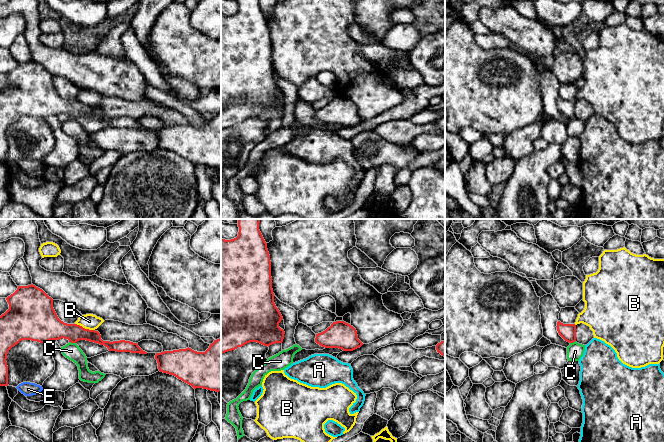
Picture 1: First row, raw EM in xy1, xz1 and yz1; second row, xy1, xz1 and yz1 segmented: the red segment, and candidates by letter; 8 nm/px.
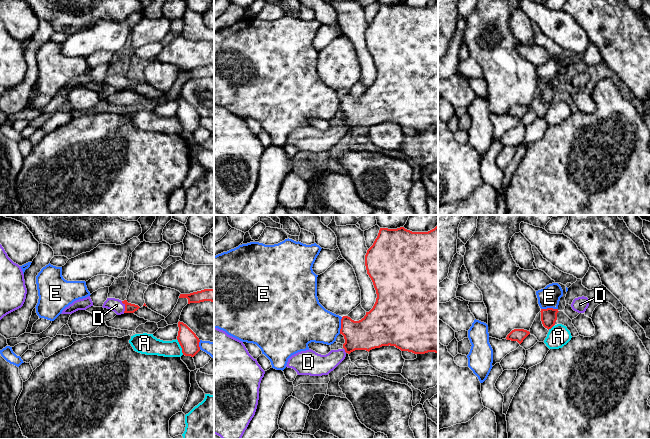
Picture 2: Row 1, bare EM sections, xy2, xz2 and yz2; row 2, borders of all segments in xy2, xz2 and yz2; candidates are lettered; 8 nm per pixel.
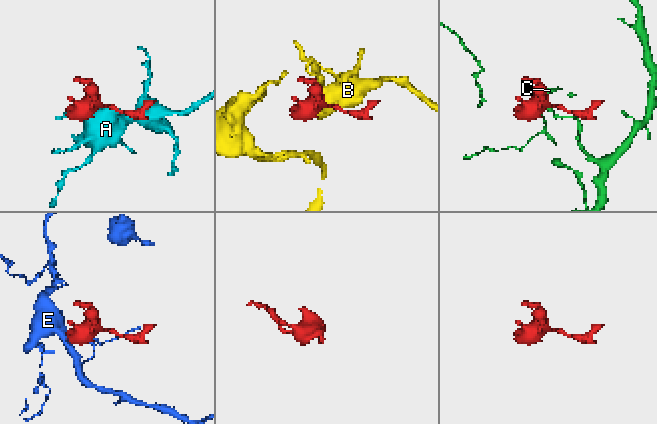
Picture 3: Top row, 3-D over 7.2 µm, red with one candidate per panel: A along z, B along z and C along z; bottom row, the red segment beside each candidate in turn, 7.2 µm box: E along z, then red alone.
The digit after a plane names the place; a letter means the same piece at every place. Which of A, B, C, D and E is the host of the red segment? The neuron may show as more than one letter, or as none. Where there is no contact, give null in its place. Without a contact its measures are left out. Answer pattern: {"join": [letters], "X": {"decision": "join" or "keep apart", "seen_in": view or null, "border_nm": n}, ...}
{"join": ["D"], "A": {"decision": "keep apart", "seen_in": "xy2", "border_nm": 140}, "B": {"decision": "keep apart", "seen_in": "xy1", "border_nm": 170}, "C": {"decision": "keep apart", "seen_in": "xy1", "border_nm": 60}, "D": {"decision": "join", "seen_in": "xy2", "border_nm": 100}, "E": {"decision": "keep apart", "seen_in": "xz2", "border_nm": 140}}

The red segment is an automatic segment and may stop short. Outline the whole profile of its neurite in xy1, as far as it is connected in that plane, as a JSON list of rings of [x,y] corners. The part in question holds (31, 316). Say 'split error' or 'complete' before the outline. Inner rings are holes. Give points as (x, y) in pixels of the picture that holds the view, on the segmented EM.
complete; [[[33,284],[18,286],[6,300],[9,309],[0,316],[0,386],[8,386],[8,351],[22,340],[44,344],[61,338],[71,343],[86,340],[104,345],[109,351],[147,354],[137,343],[103,341],[98,331],[64,323],[53,308],[53,299]]]

